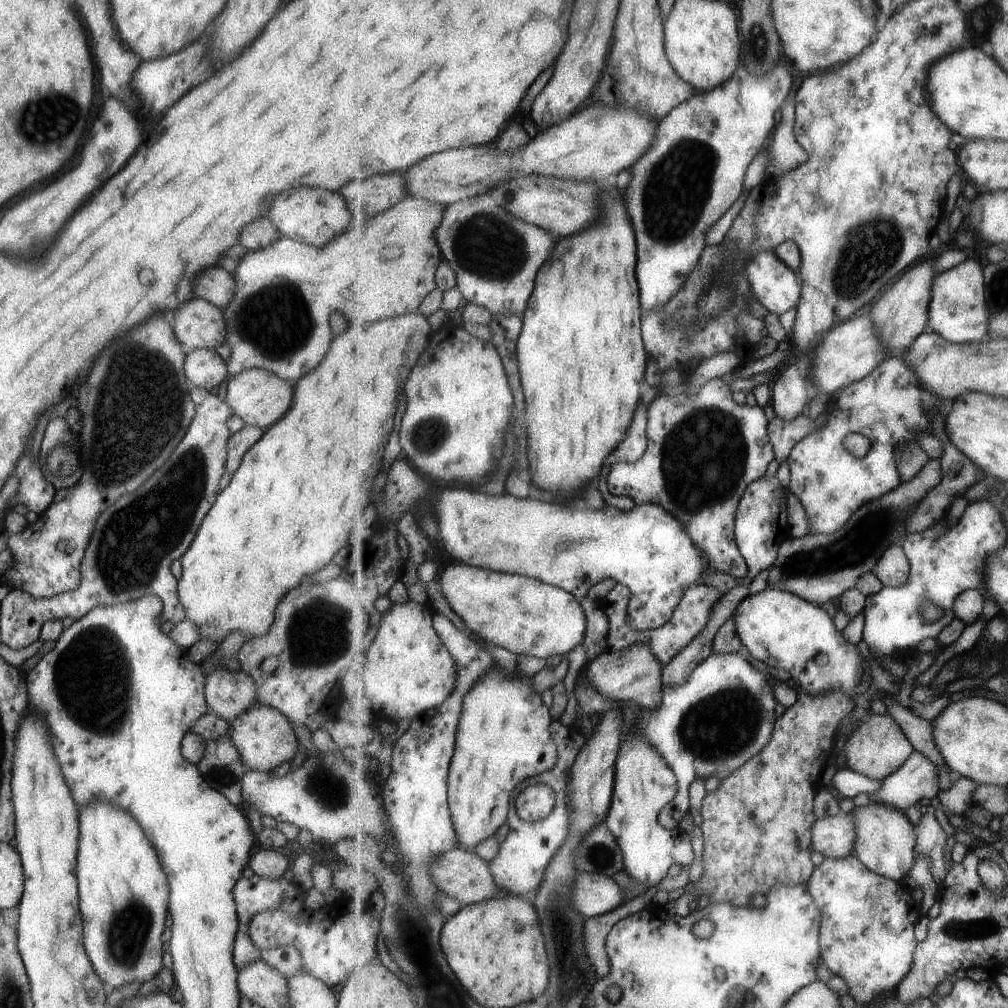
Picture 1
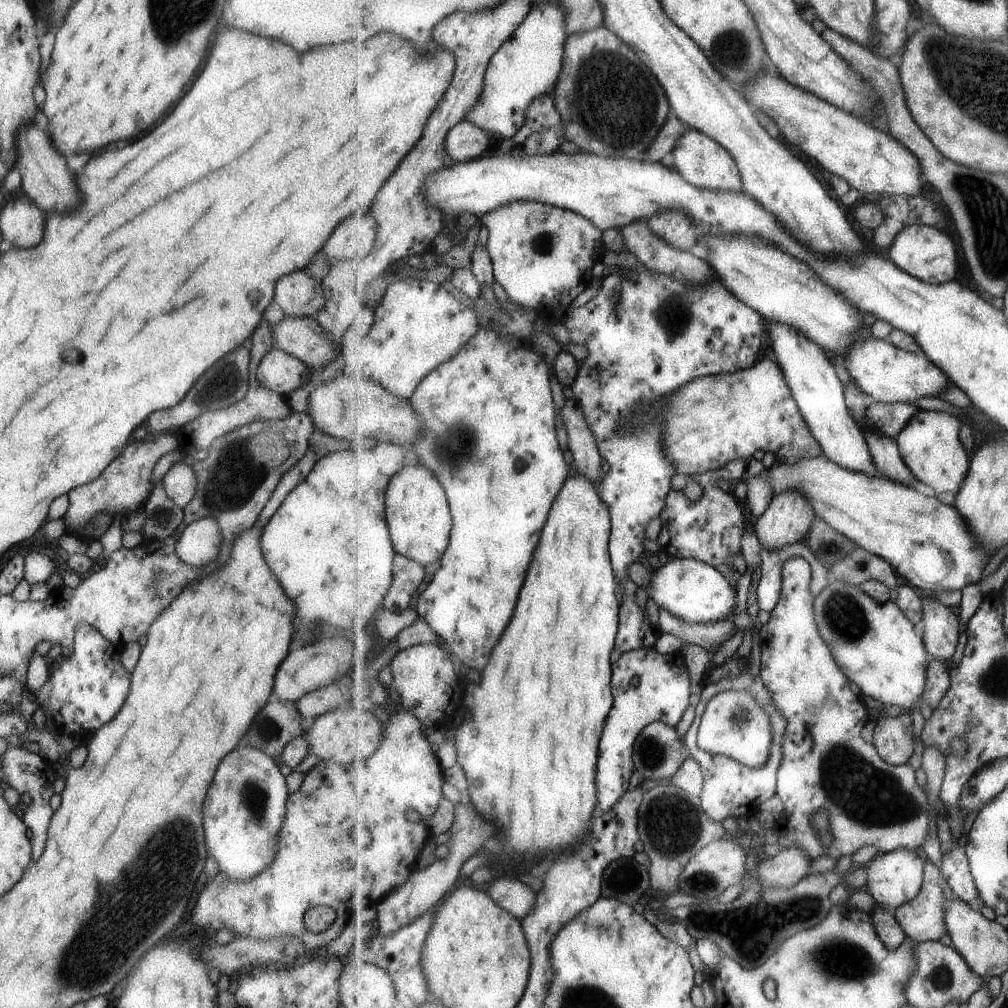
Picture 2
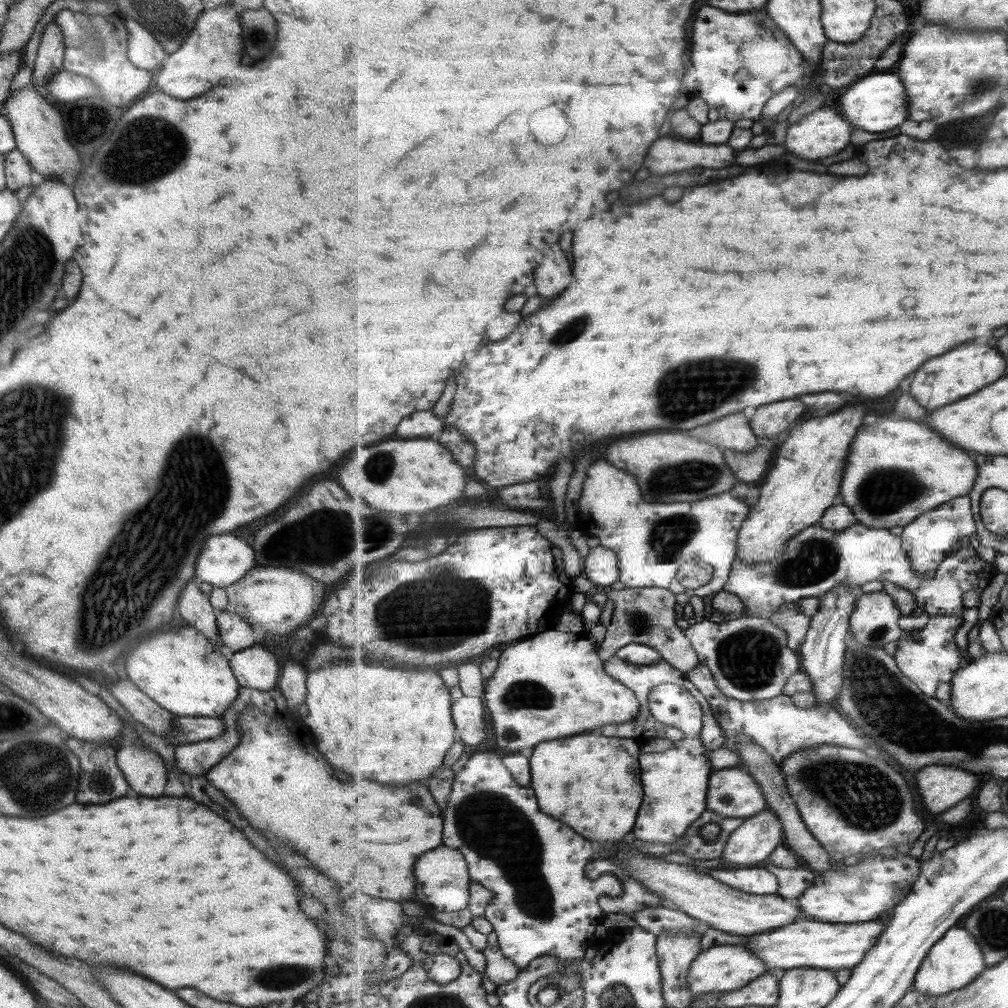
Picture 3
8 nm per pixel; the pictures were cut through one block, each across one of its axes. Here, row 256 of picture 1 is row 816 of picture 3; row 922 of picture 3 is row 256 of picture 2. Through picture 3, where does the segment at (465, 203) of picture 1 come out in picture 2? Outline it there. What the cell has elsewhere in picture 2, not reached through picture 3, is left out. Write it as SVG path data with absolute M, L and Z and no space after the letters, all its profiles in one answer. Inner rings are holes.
M514 200L486 212L481 221L490 230L486 246L494 262L496 281L513 302L538 314L548 315L557 306L569 306L590 285L593 266L601 262L606 251L603 231L592 220L578 212L536 200Z

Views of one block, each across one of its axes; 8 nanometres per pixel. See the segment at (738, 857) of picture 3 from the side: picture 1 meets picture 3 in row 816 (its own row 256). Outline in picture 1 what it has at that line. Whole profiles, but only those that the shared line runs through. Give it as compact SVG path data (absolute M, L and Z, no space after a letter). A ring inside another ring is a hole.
M772 250L759 252L744 270L749 278L752 294L771 313L777 316L799 306L803 284L793 271Z

